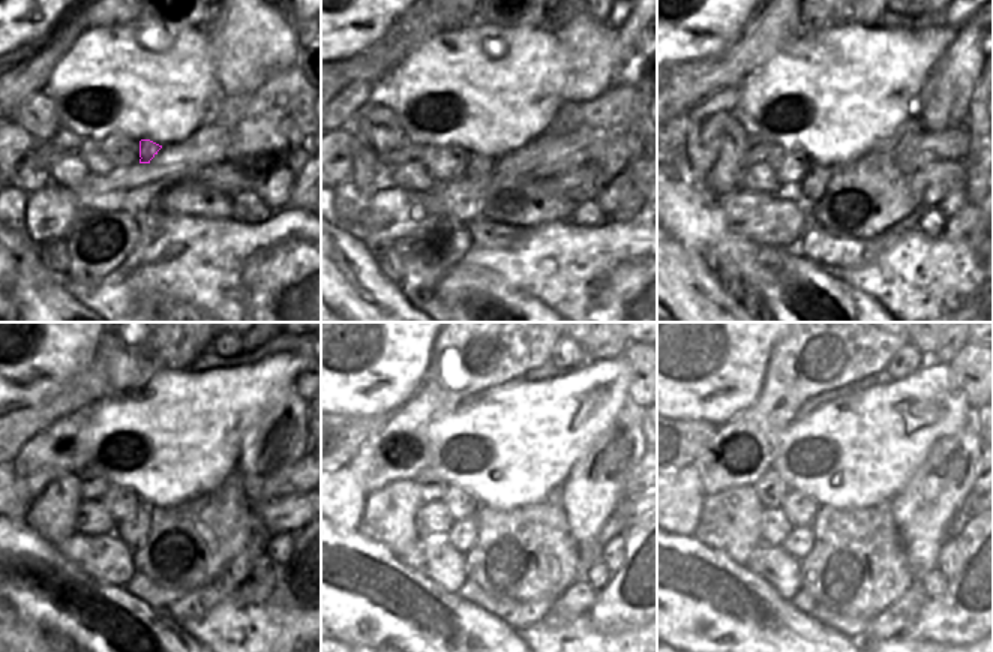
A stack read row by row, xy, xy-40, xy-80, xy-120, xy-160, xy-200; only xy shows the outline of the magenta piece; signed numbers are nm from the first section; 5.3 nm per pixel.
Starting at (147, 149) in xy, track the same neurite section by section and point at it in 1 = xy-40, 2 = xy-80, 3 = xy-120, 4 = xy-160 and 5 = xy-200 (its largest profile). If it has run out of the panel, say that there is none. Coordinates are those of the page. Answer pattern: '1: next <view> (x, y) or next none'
1: next xy-40 (479, 167)
2: next xy-80 (813, 185)
3: next xy-120 (132, 531)
4: next xy-160 (467, 535)
5: next xy-200 (798, 543)

